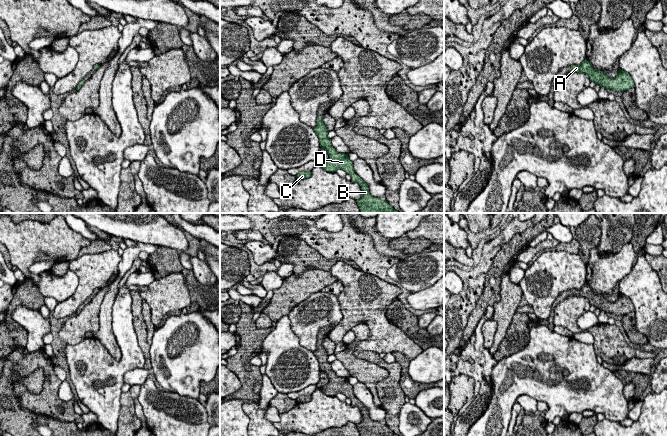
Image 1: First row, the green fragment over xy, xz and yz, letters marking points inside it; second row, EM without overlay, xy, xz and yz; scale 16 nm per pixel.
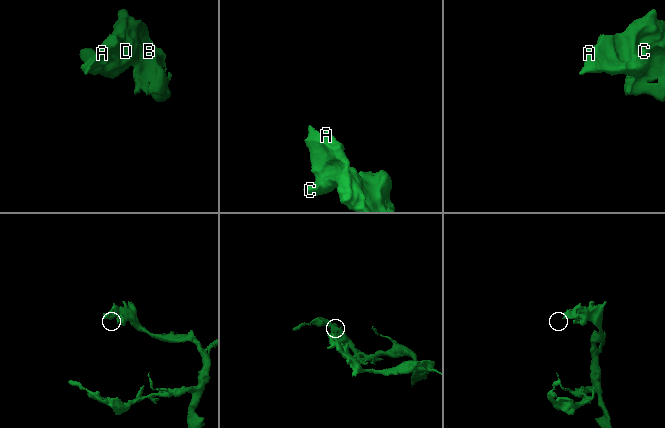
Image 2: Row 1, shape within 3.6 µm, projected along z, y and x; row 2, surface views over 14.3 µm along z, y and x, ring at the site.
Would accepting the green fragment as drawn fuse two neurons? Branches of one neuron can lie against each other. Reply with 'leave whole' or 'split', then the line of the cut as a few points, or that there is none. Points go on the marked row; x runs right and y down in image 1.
leave whole; cut none

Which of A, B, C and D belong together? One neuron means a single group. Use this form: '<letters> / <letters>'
A B C D

